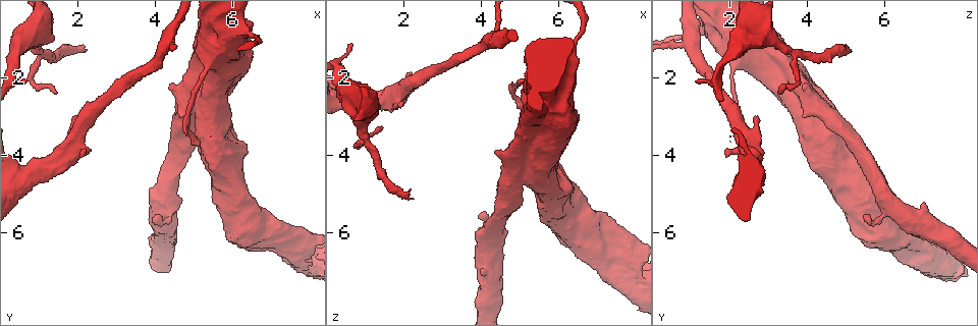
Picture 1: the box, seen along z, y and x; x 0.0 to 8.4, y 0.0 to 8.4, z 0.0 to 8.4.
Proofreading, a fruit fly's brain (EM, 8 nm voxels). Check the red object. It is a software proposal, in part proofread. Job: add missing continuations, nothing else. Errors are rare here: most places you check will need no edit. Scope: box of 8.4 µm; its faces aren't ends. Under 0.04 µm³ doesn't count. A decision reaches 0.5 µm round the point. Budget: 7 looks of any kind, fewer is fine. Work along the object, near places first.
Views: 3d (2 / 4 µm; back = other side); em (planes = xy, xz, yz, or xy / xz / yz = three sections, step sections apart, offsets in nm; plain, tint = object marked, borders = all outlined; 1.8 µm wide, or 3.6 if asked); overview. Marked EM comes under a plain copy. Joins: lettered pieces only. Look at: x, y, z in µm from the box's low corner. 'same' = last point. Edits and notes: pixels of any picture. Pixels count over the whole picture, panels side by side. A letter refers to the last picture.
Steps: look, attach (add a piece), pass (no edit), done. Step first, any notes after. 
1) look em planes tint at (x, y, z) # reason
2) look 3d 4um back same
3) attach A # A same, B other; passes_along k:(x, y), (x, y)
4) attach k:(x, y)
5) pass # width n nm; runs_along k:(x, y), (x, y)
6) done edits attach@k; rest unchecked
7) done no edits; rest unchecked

look em xz step 16 borders at (2.15, 1.30, 5.15) # branch stops here

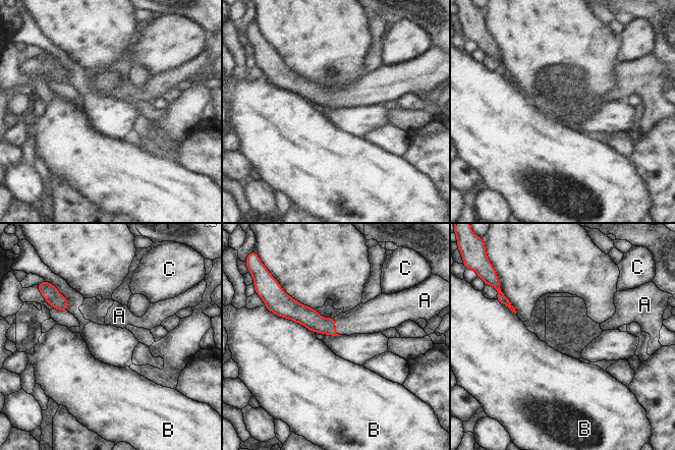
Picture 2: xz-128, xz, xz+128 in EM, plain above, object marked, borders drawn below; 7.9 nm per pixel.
attach A # A same, B other, C other; passes_along 2:(307, 317), (334, 327), (364, 319); it goes on there

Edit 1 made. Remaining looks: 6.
look 3d 4um at (1.50, 2.40, 3.25) # thin end

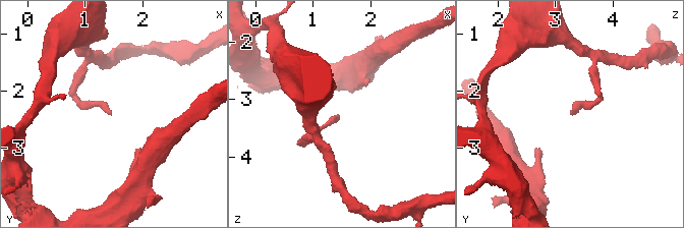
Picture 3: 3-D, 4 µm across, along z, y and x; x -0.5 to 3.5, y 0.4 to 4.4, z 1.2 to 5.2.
look em 3.6um planes borders at (1.50, 2.45, 3.30) # need the tissue

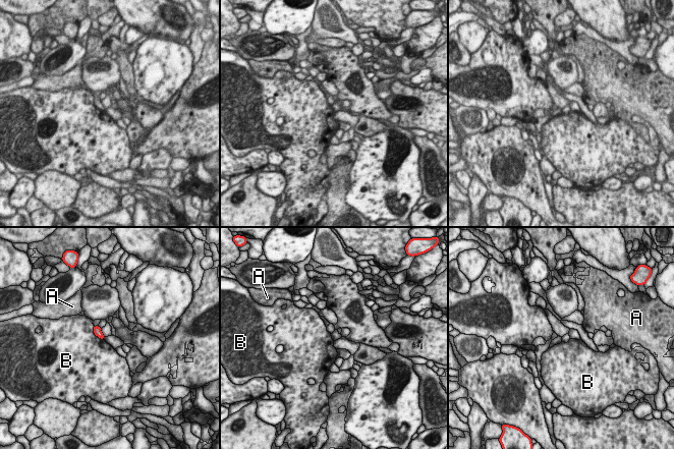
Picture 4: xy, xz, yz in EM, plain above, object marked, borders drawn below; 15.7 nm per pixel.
pass # A other, B other; border 4:(93, 326), (93, 332), (103, 339); no lettered piece goes on from it

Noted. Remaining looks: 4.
look 3d 4um back at (2.10, 4.10, 1.85) # branch stops here

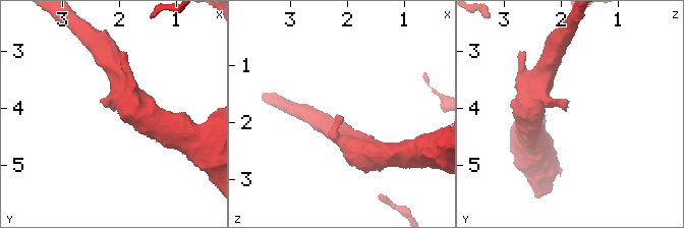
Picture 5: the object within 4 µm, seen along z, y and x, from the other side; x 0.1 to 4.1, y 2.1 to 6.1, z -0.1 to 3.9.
look em xy step 16 borders at (2.10, 4.05, 1.95) # now the EM

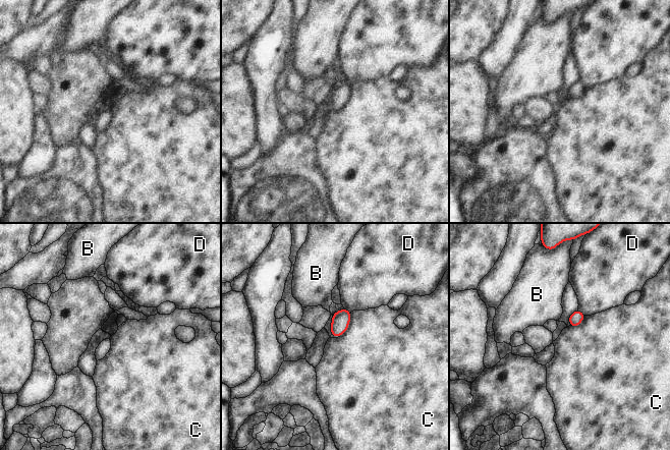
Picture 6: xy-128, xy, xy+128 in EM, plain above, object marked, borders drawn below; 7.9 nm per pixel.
look em planes borders same # cut it another way

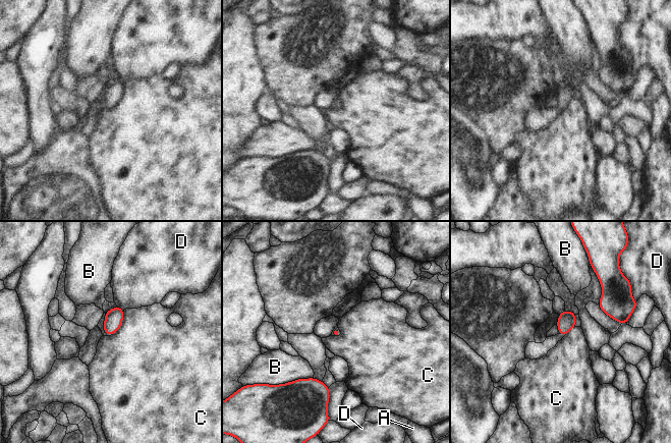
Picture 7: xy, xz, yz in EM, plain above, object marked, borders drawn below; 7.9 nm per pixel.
pass # A other, B other, C other, D other; border 7:(124, 311), (122, 323), (113, 334); none of them fits

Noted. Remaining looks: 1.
done edits attach@2; rest unchecked

